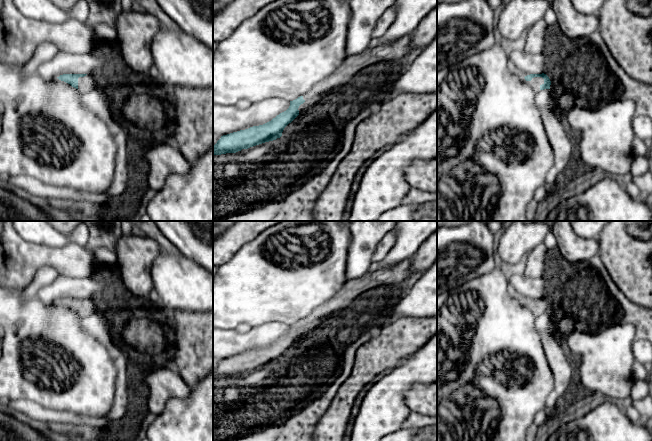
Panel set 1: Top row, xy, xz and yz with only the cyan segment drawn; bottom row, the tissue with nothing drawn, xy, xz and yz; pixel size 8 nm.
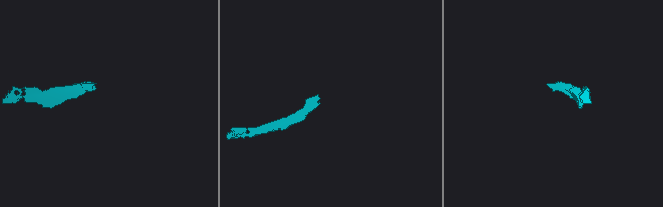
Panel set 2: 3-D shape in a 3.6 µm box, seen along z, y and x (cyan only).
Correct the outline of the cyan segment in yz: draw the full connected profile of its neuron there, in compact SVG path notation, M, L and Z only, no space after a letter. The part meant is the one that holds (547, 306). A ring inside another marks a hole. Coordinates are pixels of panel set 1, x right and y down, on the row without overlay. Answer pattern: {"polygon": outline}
{"polygon": "M544 297L530 298L525 300L524 302L535 316L538 316L544 313L550 313L551 305L549 301Z"}

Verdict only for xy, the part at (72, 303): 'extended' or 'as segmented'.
extended

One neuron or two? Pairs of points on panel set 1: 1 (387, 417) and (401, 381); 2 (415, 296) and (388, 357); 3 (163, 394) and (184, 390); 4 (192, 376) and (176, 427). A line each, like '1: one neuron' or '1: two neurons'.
1: one neuron
2: two neurons
3: one neuron
4: two neurons

